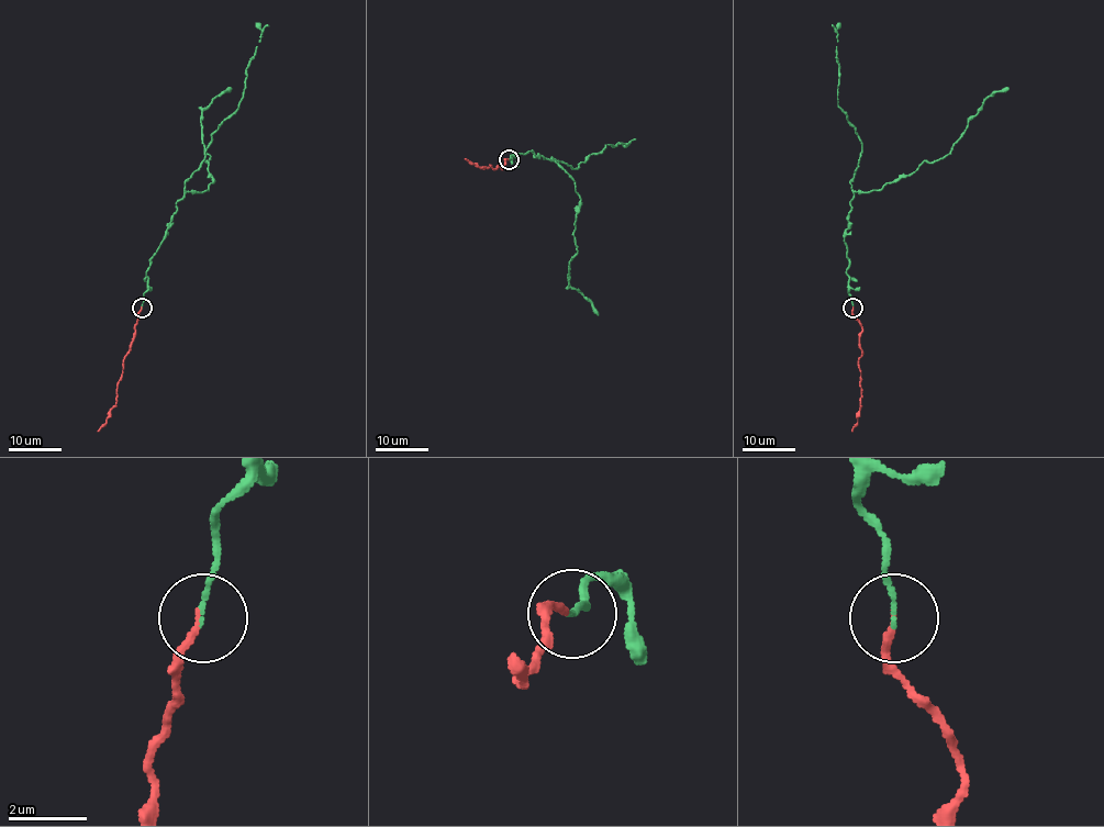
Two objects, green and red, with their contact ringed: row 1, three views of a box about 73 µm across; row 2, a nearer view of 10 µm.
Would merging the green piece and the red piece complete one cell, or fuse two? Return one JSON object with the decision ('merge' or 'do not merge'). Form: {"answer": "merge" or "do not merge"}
{"answer": "merge"}

